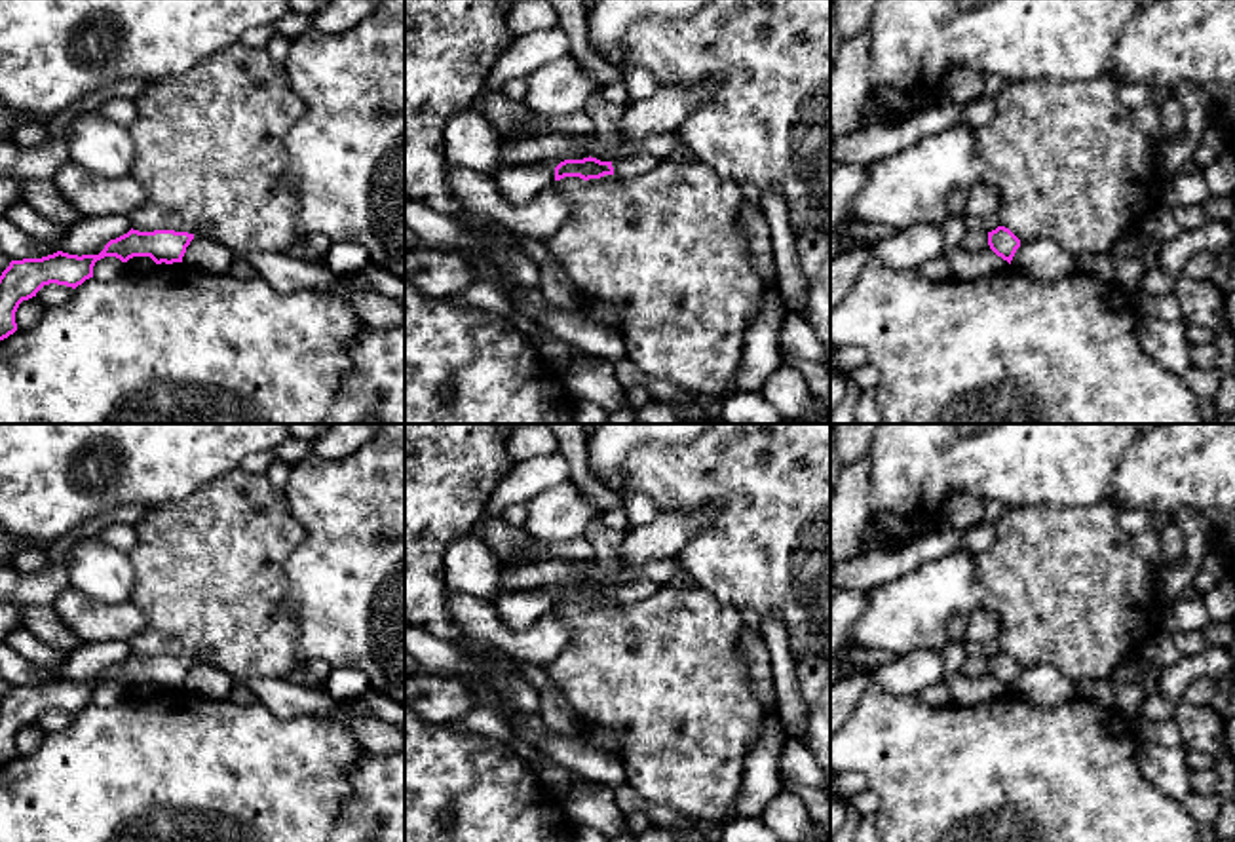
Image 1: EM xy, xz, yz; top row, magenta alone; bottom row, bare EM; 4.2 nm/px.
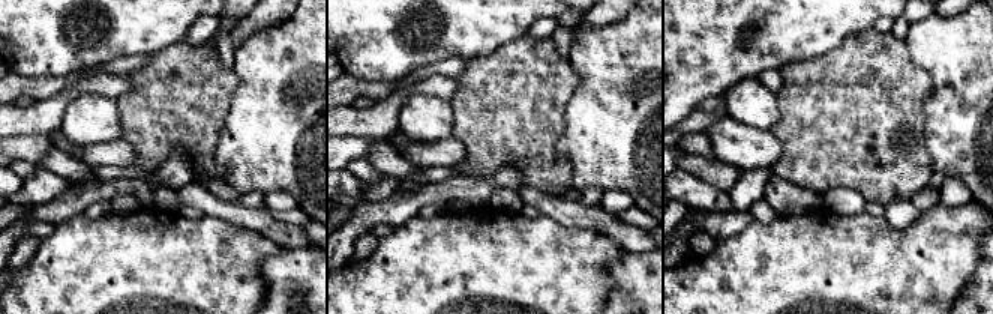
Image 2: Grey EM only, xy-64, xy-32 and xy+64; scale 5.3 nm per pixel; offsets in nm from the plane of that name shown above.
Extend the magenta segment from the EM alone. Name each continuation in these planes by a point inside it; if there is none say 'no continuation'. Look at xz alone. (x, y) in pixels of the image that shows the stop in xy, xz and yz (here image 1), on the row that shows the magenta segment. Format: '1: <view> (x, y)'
1: xz (639, 162)

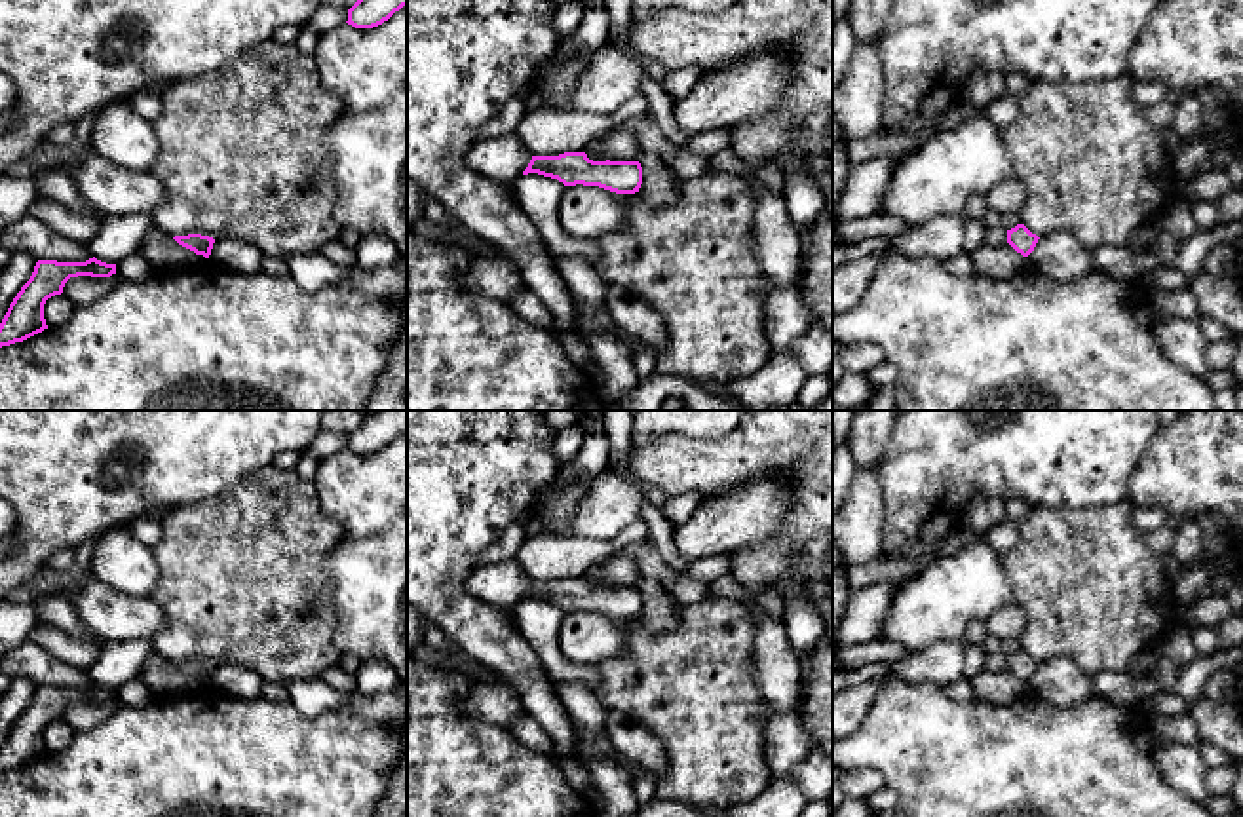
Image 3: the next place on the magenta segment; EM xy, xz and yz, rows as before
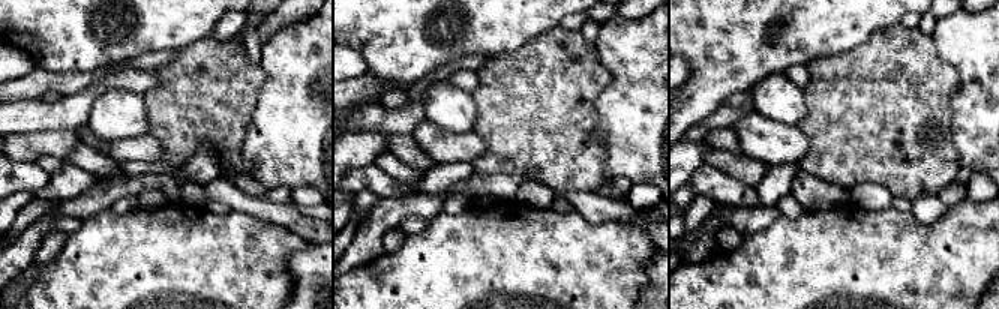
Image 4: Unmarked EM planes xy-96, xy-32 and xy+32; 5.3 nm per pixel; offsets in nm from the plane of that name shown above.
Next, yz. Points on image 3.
no continuation

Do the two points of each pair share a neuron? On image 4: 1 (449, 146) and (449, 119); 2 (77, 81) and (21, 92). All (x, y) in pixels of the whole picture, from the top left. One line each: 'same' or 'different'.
1: different
2: same

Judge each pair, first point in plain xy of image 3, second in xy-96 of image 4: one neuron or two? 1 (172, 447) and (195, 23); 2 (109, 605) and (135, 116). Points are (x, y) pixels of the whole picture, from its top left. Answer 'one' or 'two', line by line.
1: one
2: two

